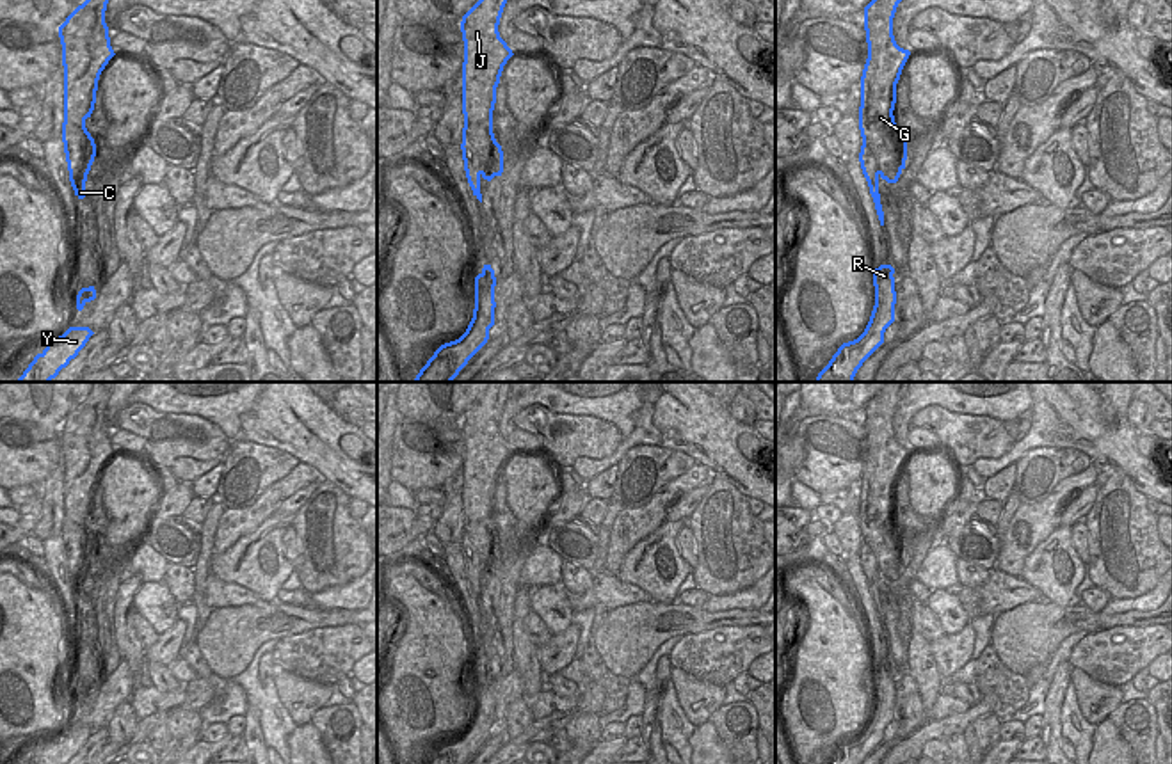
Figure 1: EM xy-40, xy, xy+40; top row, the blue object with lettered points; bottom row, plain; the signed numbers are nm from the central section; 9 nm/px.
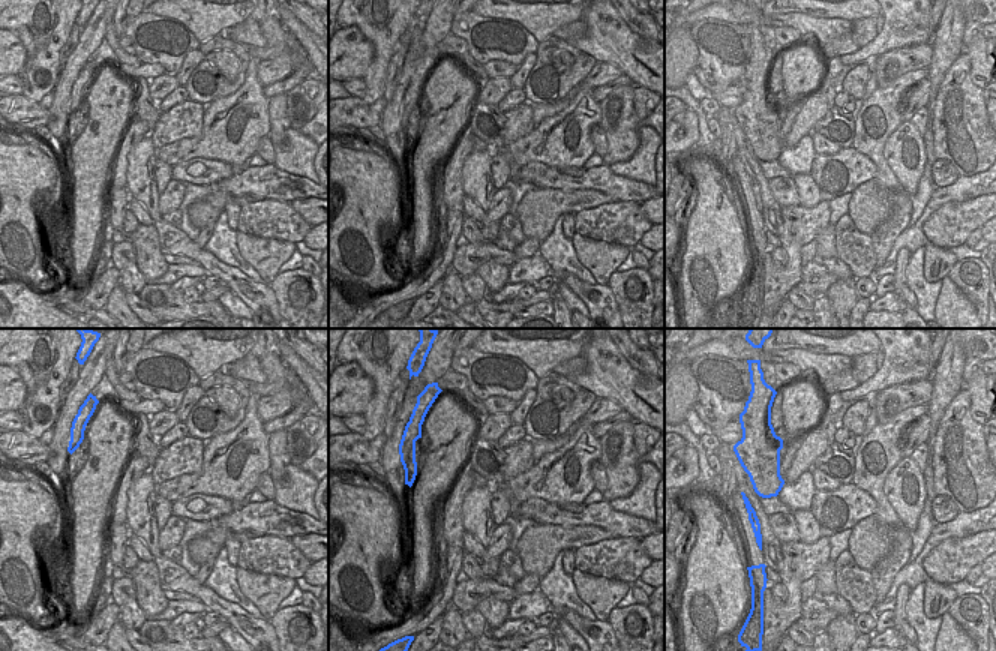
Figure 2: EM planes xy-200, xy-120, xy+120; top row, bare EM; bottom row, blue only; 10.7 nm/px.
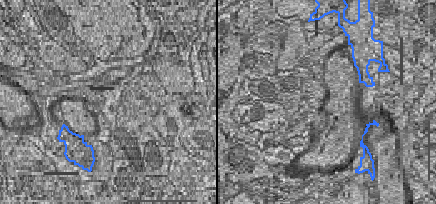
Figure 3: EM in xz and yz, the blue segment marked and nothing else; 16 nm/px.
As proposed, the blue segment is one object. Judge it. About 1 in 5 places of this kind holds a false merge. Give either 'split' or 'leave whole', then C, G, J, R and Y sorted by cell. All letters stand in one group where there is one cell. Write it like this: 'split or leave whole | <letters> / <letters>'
split | C R Y / G J

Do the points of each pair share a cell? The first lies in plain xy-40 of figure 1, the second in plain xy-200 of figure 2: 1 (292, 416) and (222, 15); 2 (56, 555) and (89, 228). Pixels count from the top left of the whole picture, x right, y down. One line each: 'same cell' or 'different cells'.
1: different cells
2: different cells

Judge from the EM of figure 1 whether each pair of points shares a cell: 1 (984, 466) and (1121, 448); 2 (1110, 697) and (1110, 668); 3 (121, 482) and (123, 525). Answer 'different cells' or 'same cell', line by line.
1: same cell
2: different cells
3: same cell

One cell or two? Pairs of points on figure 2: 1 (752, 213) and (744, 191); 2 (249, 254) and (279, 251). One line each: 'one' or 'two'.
1: one
2: one

